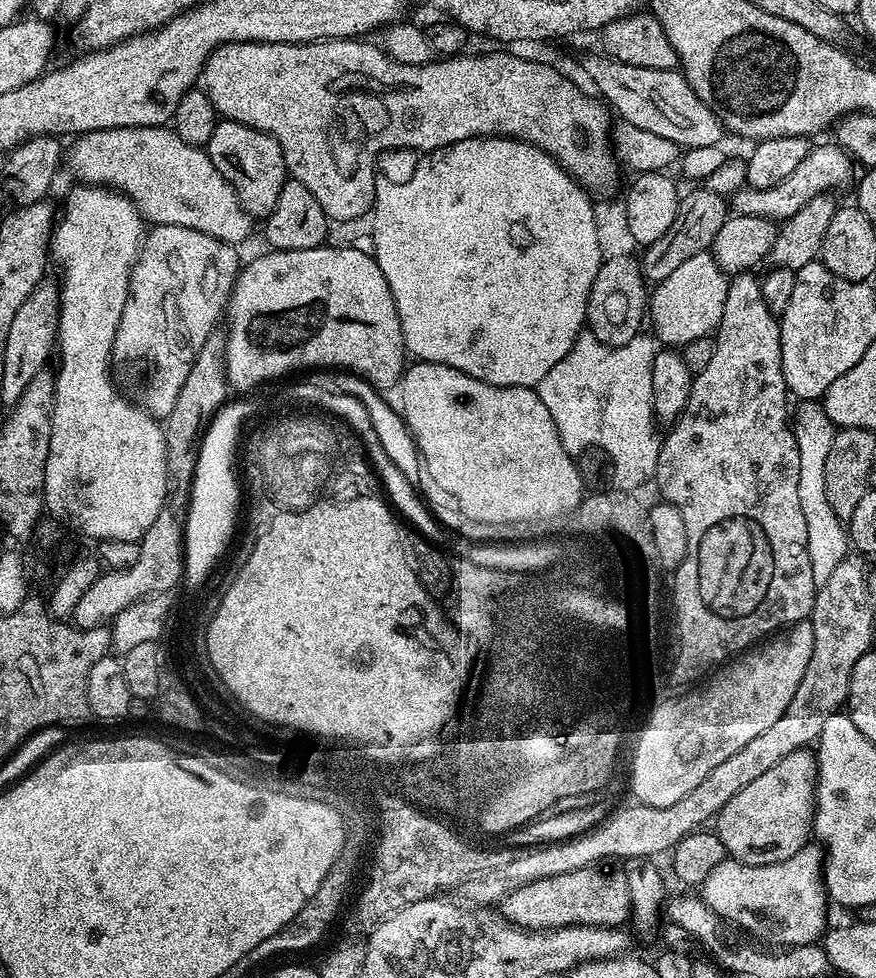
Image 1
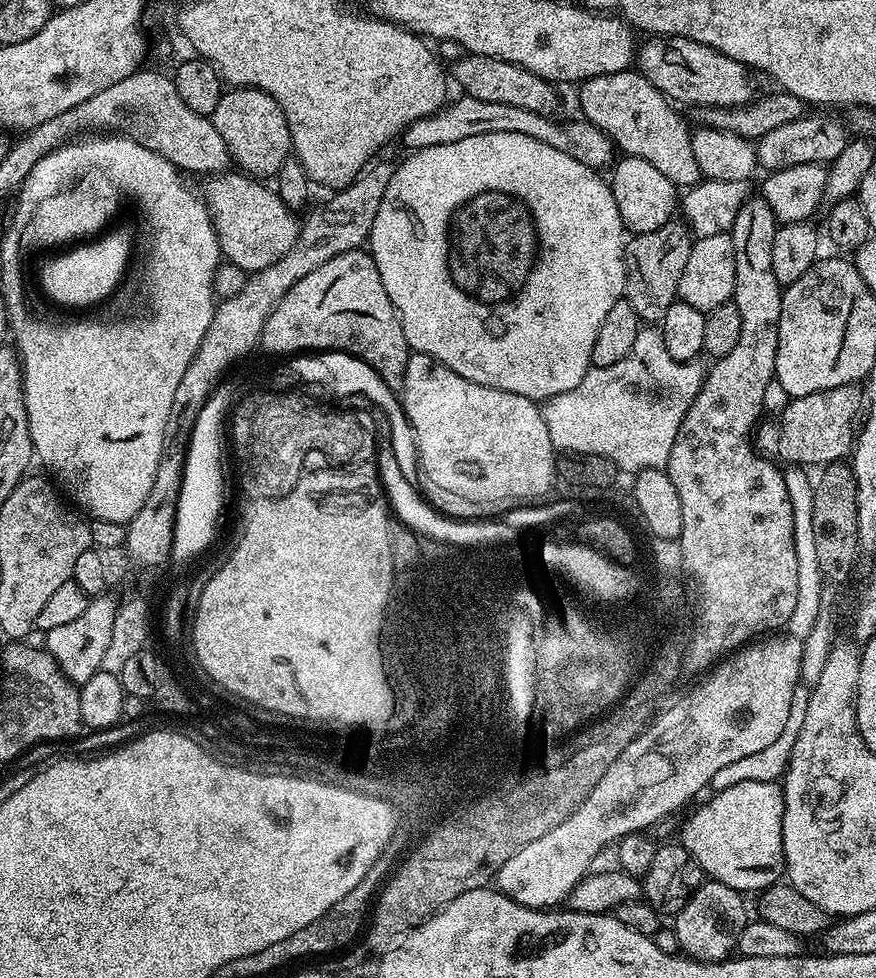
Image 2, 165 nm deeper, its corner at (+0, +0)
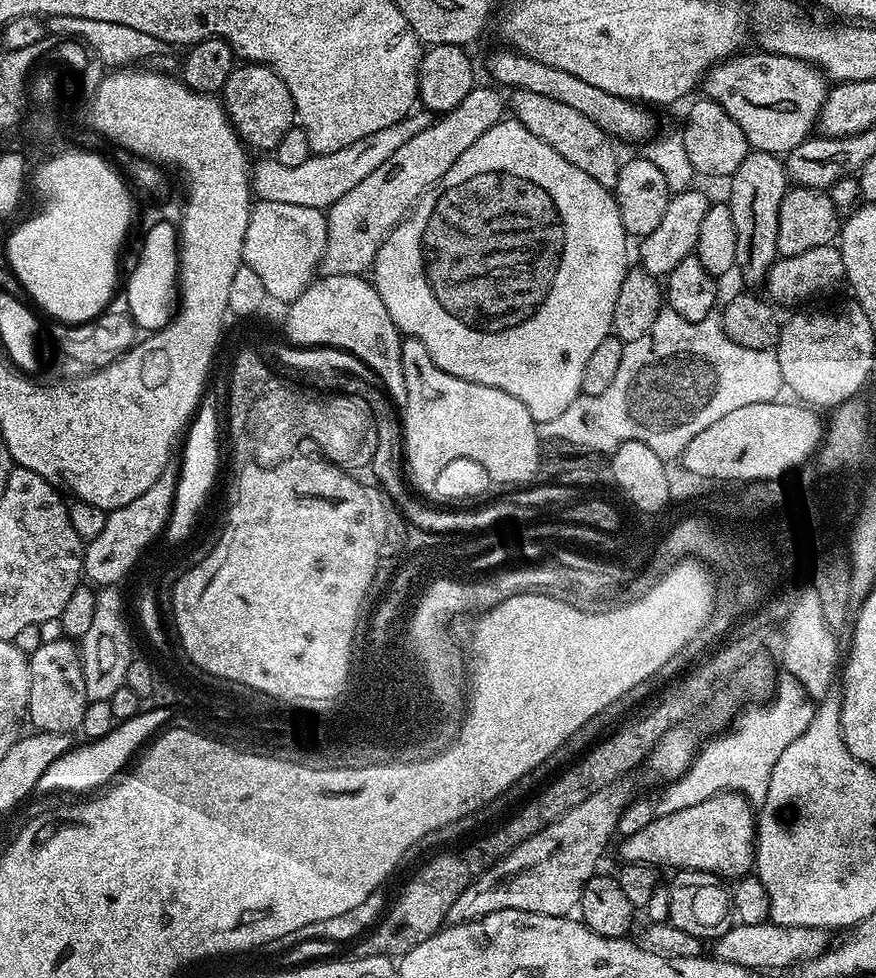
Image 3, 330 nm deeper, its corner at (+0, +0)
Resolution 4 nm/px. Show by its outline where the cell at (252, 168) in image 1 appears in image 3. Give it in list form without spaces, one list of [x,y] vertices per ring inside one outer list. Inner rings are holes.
[[[244,62],[233,68],[230,78],[226,78],[222,103],[232,129],[249,149],[275,150],[278,142],[282,142],[282,134],[286,134],[286,130],[297,123],[294,98],[290,90],[286,90],[286,82],[282,82],[276,71],[265,64]]]

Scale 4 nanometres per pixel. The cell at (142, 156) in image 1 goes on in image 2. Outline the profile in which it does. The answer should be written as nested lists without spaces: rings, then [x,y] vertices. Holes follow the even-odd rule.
[[[239,170],[212,174],[202,187],[202,199],[208,206],[208,213],[220,243],[223,259],[238,266],[246,274],[274,266],[300,233],[301,221],[297,213],[282,202],[279,191],[259,179]]]

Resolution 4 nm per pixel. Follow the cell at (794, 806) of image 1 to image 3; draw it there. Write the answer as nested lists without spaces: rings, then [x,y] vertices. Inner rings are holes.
[[[721,790],[717,796],[706,798],[706,802],[698,802],[698,806],[686,806],[686,810],[674,810],[674,814],[656,816],[643,830],[638,830],[638,834],[625,835],[621,839],[619,859],[630,864],[665,864],[671,870],[693,868],[699,872],[715,872],[721,878],[739,878],[753,871],[757,831],[758,816],[748,797]]]

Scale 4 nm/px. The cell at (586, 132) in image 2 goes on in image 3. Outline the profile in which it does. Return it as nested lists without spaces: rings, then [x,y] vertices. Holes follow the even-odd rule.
[[[413,111],[398,122],[394,122],[394,126],[374,130],[374,134],[366,134],[366,138],[358,138],[358,142],[350,142],[350,146],[342,146],[342,150],[334,150],[330,154],[321,156],[313,154],[298,166],[282,166],[282,162],[274,158],[260,160],[257,164],[255,161],[250,168],[255,199],[327,210],[334,202],[338,202],[338,198],[342,198],[342,194],[358,186],[362,178],[367,178],[373,170],[378,170],[378,166],[382,166],[386,158],[393,156],[394,150],[410,142],[414,134],[422,134],[422,130],[426,130],[432,121],[433,117],[427,111]]]

